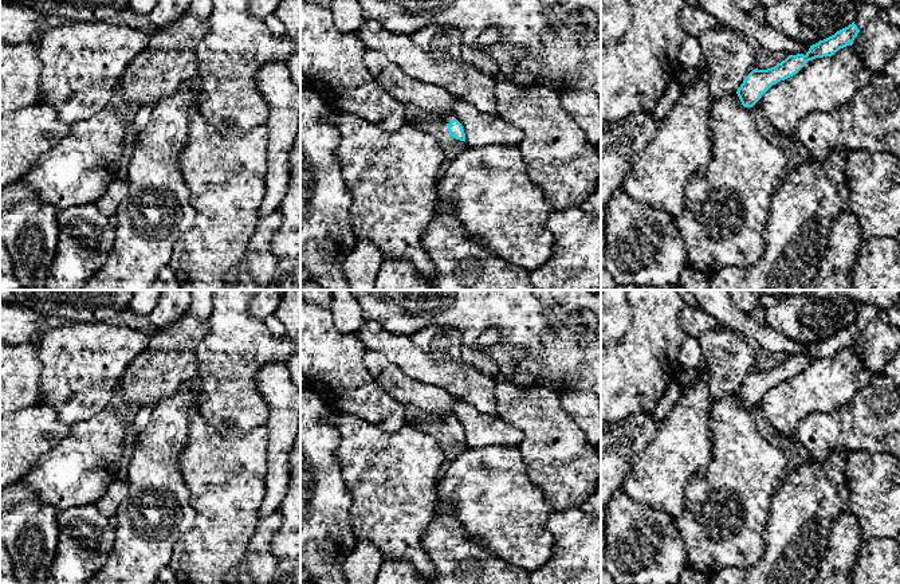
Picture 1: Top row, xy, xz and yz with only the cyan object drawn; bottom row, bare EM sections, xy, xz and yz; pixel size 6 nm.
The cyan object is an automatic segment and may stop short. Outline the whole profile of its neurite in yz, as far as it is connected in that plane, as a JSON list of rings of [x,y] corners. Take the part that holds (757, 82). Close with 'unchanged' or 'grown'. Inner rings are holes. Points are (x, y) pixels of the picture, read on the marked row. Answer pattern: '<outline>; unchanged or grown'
[[[858,3],[857,17],[852,24],[810,46],[805,55],[789,55],[771,68],[752,70],[736,91],[742,105],[752,107],[773,85],[795,75],[809,60],[832,56],[840,48],[852,46],[857,34],[880,15],[883,11],[875,4]]]; grown

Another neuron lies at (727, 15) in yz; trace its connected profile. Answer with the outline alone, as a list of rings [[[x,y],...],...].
[[[696,0],[708,13],[711,13],[719,26],[739,31],[744,38],[759,42],[765,48],[774,52],[785,52],[789,55],[803,54],[818,43],[799,43],[789,39],[783,34],[775,31],[766,23],[759,23],[751,13],[735,7],[731,0]]]

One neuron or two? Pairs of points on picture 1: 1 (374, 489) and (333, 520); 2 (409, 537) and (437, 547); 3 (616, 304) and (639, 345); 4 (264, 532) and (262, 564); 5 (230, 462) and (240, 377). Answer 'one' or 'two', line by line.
1: two
2: two
3: two
4: one
5: two

